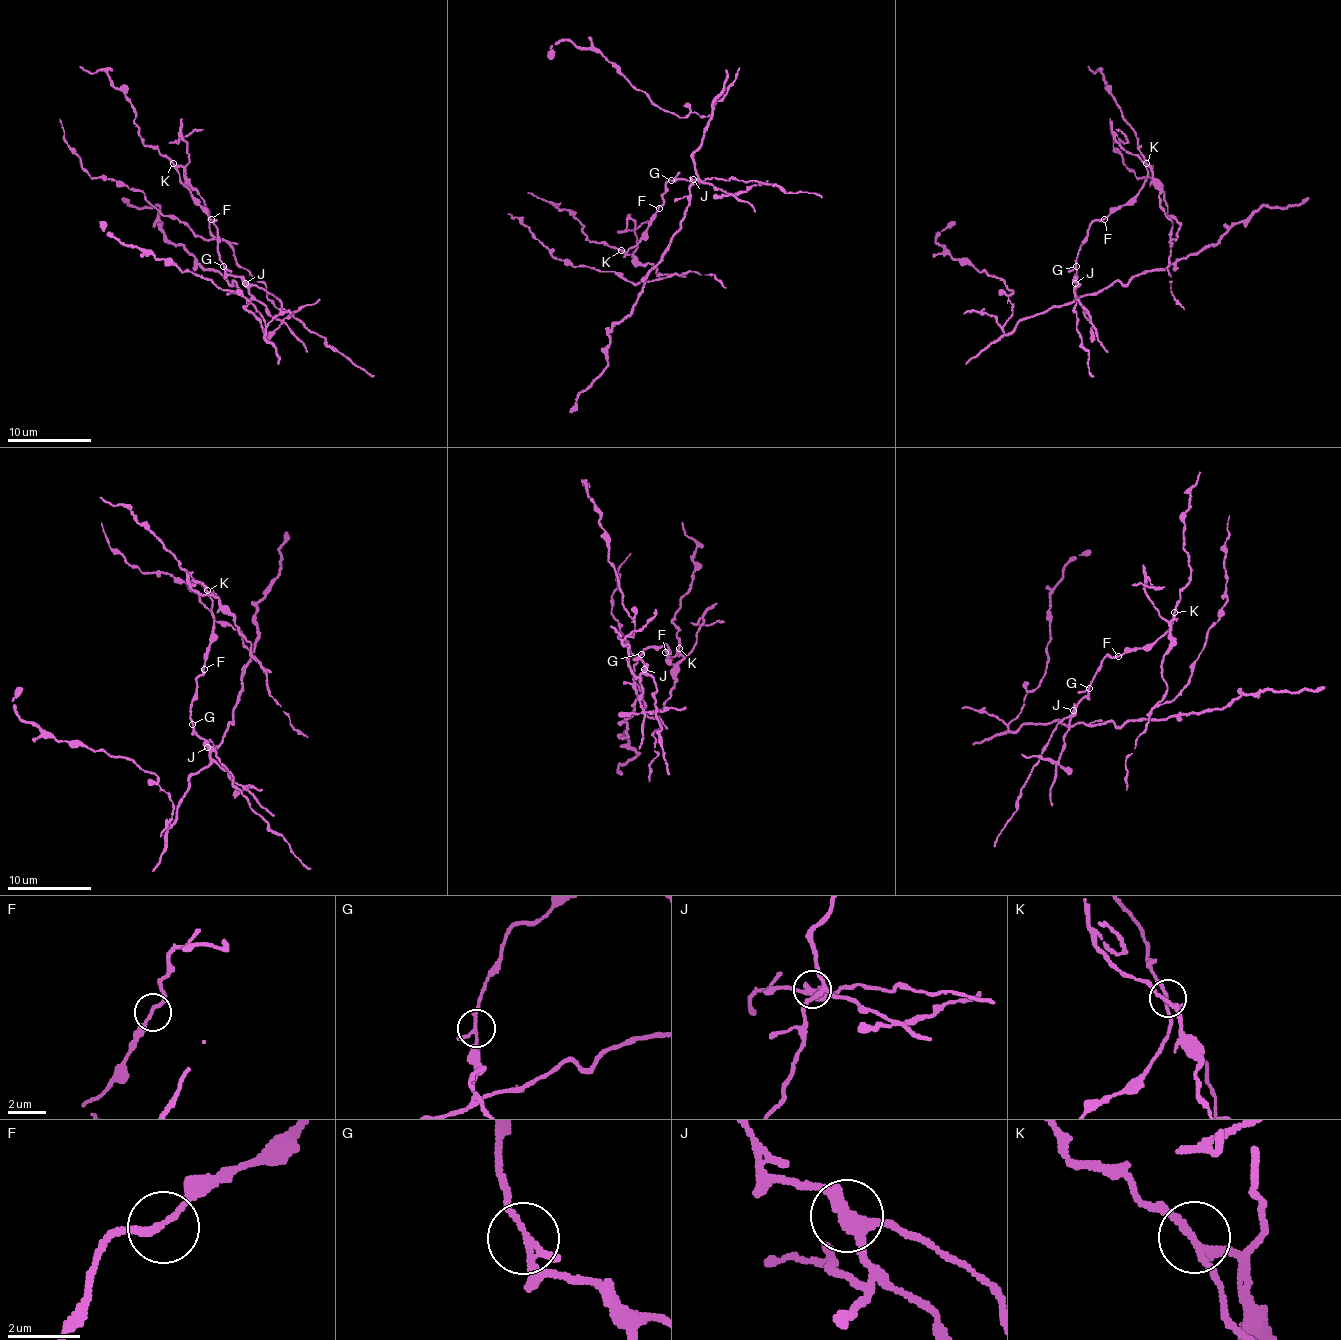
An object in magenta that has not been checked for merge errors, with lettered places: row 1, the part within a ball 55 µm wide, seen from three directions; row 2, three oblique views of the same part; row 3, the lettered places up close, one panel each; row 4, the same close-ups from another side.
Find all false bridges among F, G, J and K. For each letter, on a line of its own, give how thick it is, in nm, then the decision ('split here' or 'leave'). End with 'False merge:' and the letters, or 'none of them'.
F: 160 nm | leave
G: 150 nm | leave
J: 340 nm | split here
K: 180 nm | split here
False merge: J, K

